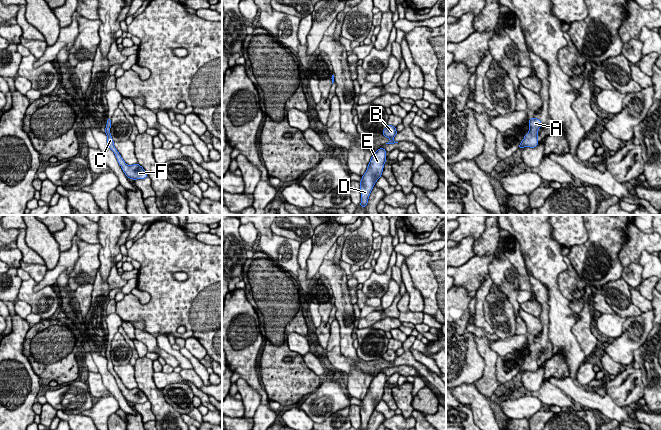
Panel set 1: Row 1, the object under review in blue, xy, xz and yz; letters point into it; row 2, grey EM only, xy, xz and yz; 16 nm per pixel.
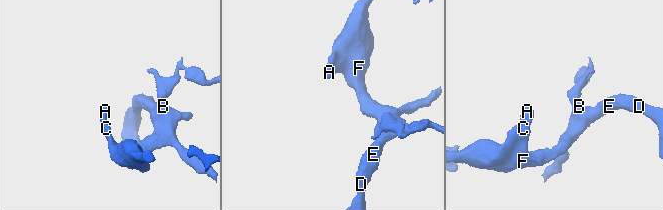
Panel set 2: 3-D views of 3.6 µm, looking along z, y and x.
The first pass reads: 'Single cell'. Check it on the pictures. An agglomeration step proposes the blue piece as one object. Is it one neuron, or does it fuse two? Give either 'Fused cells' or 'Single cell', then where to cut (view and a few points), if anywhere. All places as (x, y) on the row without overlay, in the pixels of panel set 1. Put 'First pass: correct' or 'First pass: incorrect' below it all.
Single cell. No split
First pass: correct

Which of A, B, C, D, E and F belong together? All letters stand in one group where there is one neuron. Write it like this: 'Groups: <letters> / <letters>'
Groups: A B C D E F

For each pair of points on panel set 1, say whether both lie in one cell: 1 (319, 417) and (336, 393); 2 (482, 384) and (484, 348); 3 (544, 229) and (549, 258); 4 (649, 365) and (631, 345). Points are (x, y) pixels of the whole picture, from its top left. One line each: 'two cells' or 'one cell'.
1: one cell
2: one cell
3: one cell
4: two cells

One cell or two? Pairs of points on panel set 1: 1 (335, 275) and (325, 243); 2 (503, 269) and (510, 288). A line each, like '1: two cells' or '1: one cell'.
1: two cells
2: one cell

